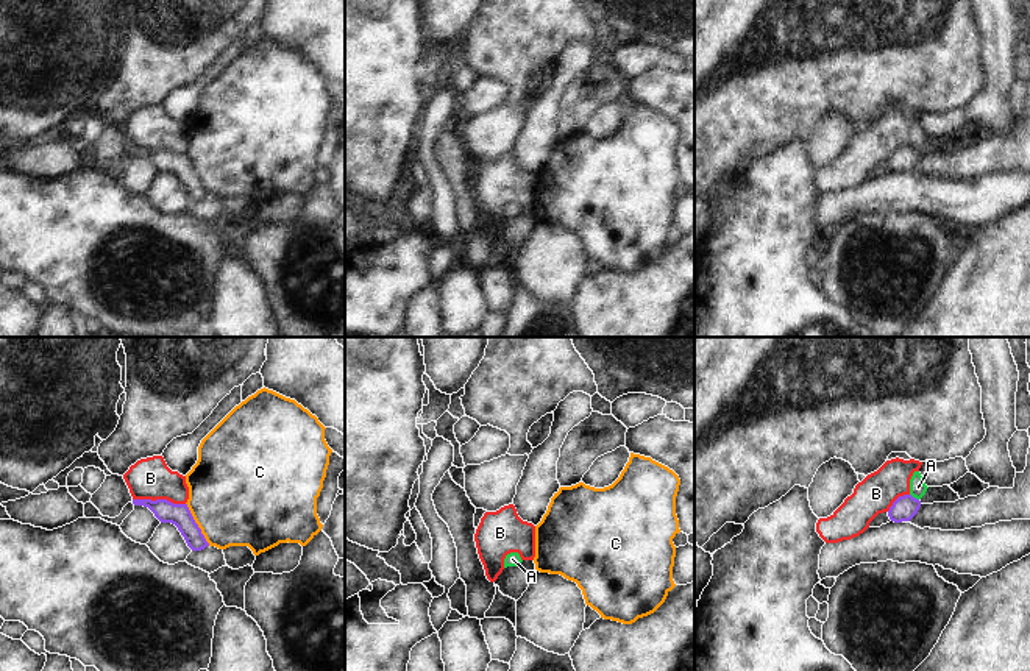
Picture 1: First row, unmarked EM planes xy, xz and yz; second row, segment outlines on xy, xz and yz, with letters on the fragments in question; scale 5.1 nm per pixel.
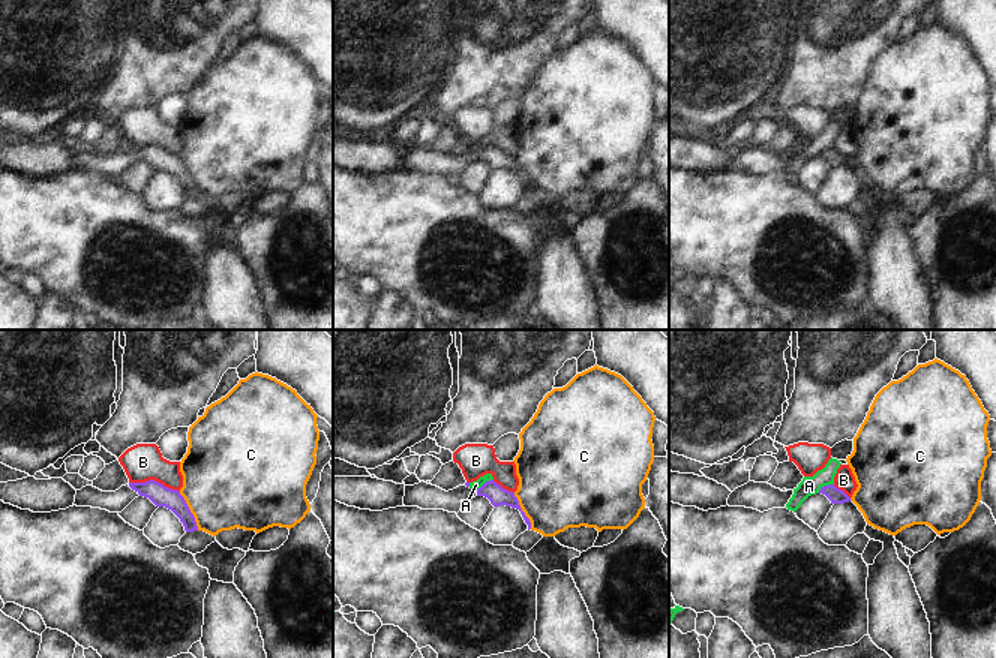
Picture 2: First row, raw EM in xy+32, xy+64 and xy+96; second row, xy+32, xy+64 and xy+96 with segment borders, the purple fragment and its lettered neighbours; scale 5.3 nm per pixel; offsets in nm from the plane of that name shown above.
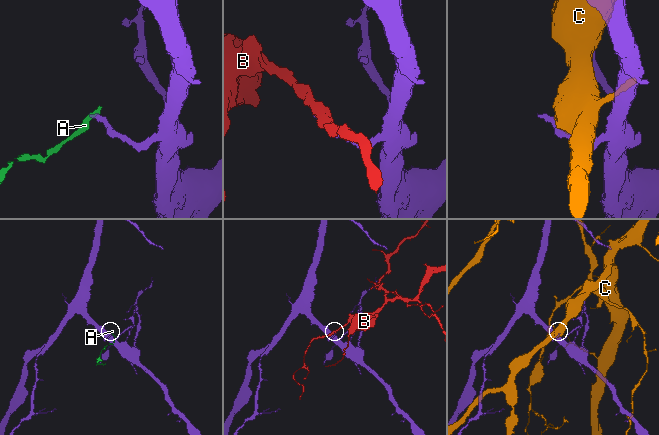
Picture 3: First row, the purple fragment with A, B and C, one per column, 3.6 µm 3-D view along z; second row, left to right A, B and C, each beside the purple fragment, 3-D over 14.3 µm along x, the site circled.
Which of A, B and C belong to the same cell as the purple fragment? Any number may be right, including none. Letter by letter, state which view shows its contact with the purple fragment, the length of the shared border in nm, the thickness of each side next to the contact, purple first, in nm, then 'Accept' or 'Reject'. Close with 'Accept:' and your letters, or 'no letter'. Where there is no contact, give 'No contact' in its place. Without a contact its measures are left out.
A: Touches purple in yz. Shared border 60 nm. Thickness 120 nm (purple) against 90 nm. Reject
B: Touches purple in xy. Shared border 280 nm. Thickness 120 nm (purple) against 220 nm. Reject
C: Touches purple in xy. Shared border 260 nm. Thickness 120 nm (purple) against 500 nm. Reject
Accept: no letter.

